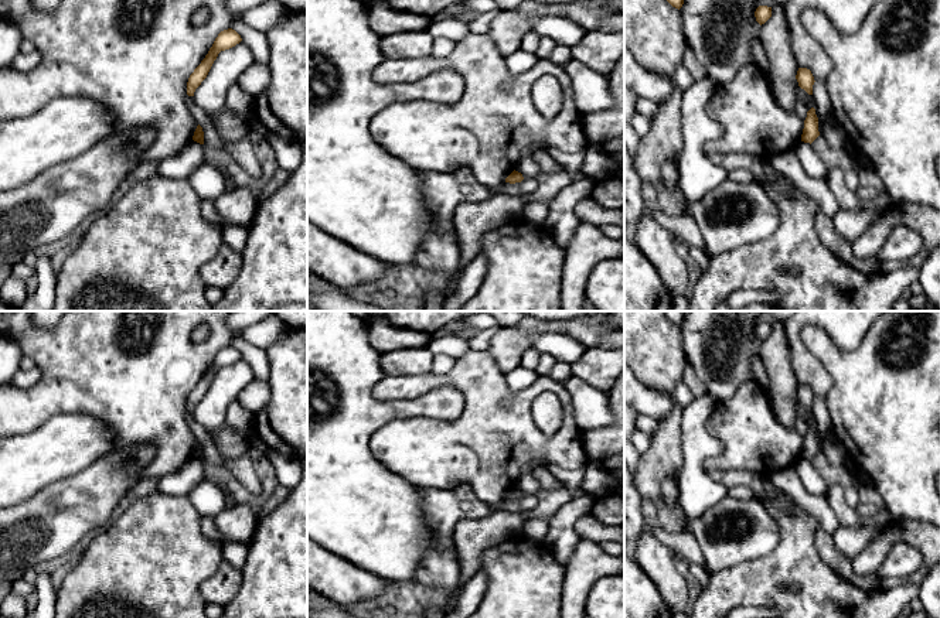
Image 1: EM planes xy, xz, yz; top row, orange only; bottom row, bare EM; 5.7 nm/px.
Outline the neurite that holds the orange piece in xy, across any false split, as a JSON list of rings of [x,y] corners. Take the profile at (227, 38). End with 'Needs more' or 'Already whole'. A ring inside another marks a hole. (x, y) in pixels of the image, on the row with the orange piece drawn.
[[[224,30],[215,38],[212,47],[210,48],[205,58],[201,64],[194,69],[187,82],[187,95],[194,96],[195,89],[201,85],[201,82],[207,78],[214,61],[217,59],[221,51],[229,49],[242,41],[241,35],[232,30]]]. Already whole

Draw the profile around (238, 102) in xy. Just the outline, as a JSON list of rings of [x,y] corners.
[[[236,83],[229,86],[224,106],[246,123],[251,123],[256,117],[255,99]]]

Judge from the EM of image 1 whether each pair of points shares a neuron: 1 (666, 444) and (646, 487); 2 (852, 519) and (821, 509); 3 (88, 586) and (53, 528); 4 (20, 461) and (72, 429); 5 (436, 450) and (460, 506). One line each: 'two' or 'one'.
1: one
2: two
3: two
4: one
5: two

